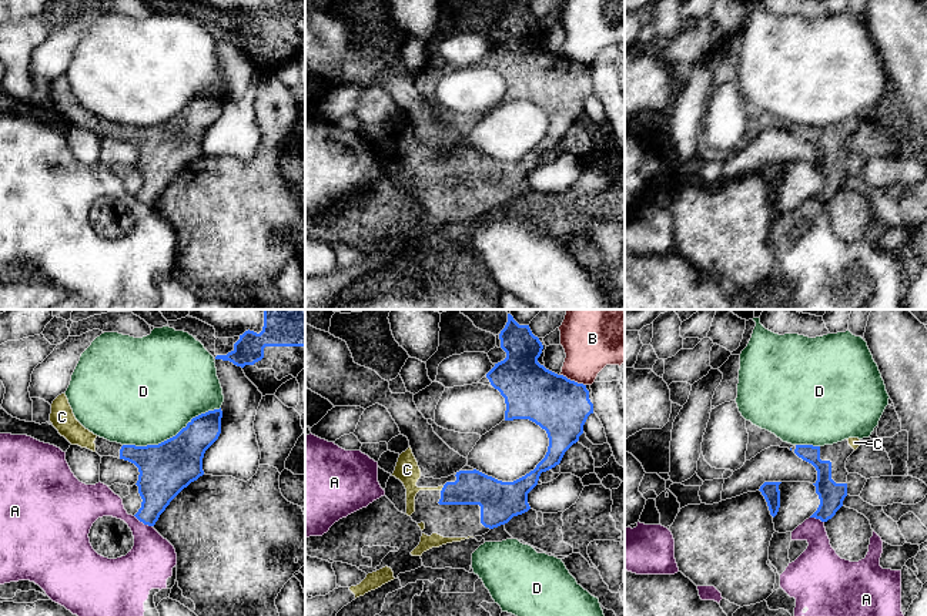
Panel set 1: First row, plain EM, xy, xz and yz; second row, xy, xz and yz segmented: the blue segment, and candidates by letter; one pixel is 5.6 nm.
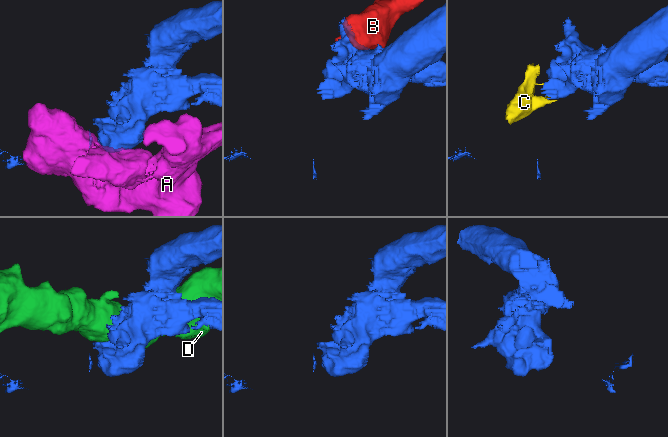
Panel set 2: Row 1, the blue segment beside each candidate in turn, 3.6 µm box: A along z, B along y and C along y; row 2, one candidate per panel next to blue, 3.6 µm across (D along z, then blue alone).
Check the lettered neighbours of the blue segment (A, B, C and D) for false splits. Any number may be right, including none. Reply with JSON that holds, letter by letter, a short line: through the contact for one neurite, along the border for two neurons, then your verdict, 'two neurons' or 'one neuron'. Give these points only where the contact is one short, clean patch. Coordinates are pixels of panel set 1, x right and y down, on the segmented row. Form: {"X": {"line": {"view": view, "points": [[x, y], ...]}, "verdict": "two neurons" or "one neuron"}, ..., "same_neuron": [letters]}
{"A": {"verdict": "two neurons"}, "B": {"verdict": "two neurons"}, "C": {"line": {"view": "xz", "points": [[444, 486], [441, 491]]}, "verdict": "two neurons"}, "D": {"verdict": "two neurons"}, "same_neuron": []}

